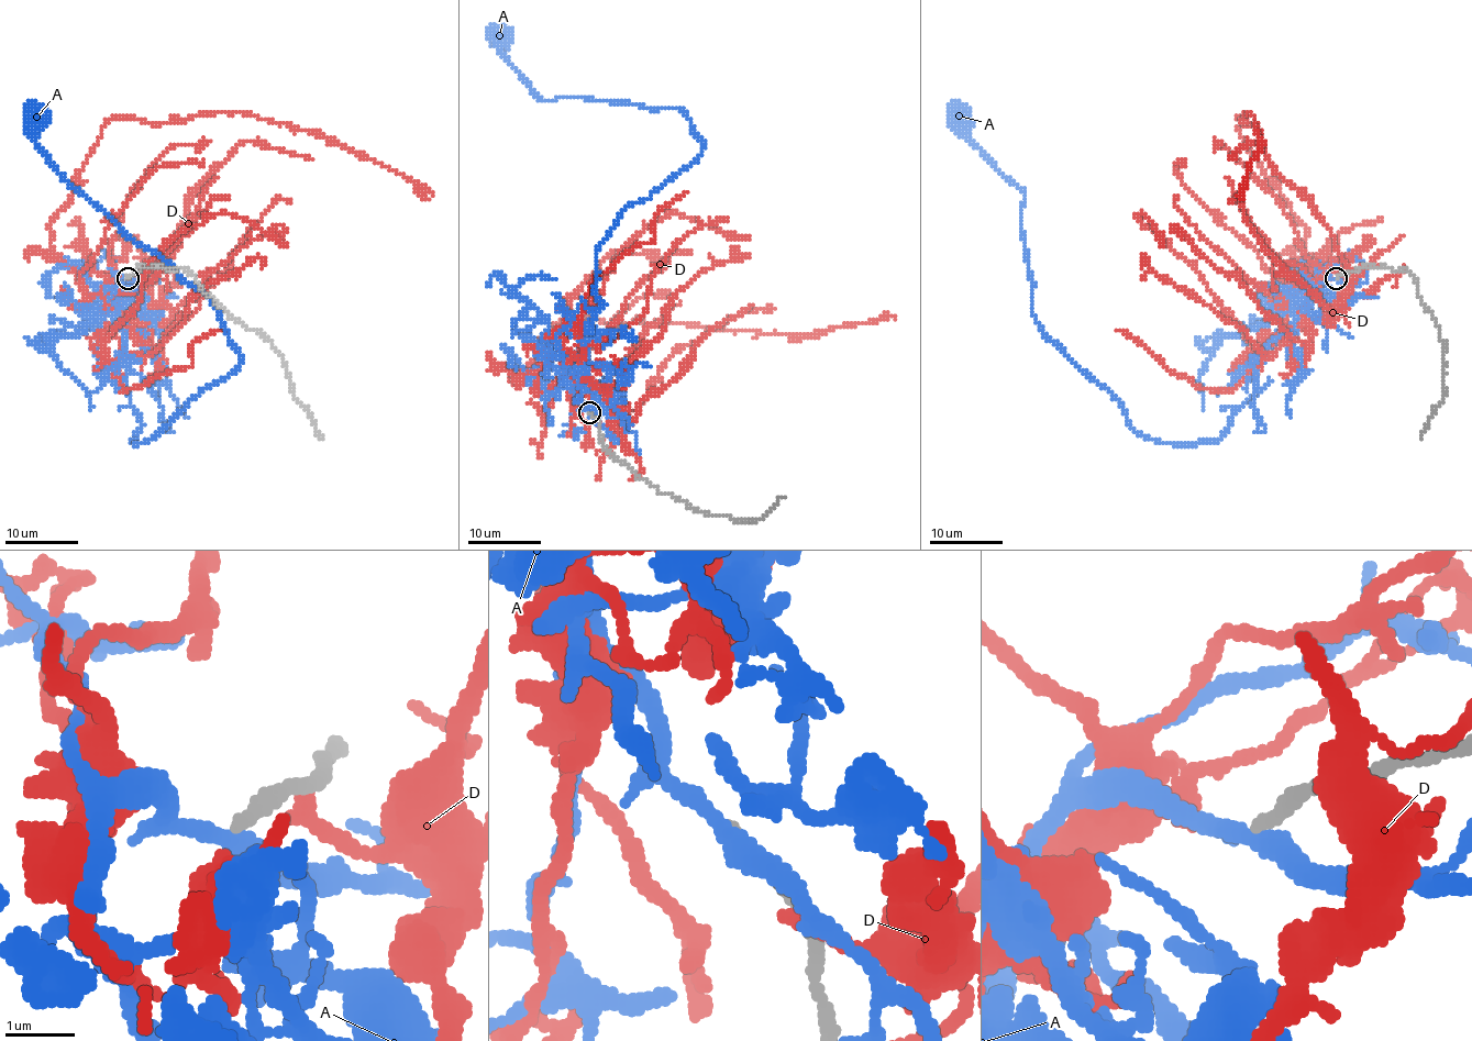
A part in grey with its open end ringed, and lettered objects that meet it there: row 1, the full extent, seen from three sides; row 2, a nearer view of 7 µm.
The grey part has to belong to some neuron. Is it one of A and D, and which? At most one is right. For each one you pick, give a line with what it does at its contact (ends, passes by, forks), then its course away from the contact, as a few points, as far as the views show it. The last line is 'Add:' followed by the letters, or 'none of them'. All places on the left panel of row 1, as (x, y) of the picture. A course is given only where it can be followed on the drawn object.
Add: none of them

